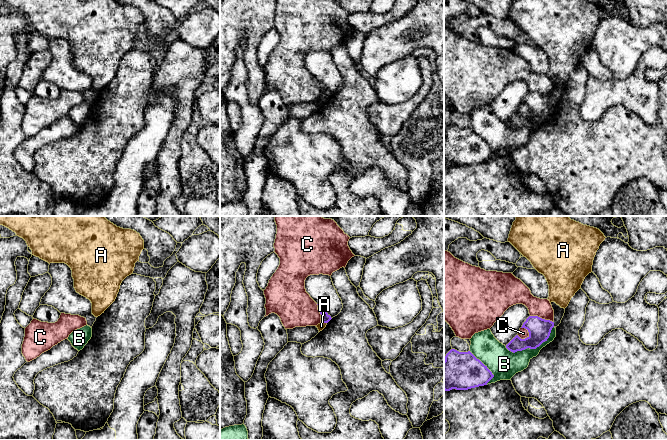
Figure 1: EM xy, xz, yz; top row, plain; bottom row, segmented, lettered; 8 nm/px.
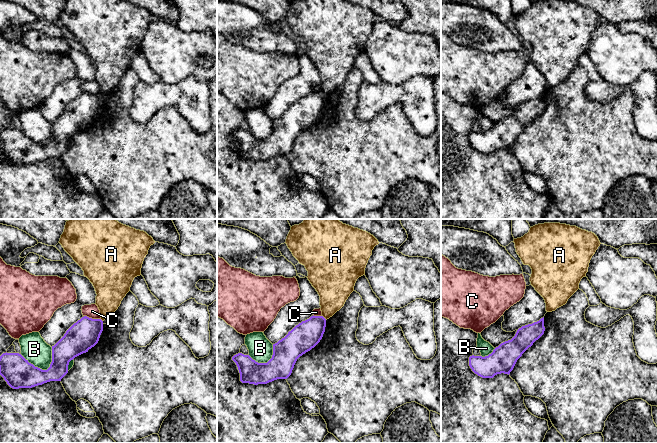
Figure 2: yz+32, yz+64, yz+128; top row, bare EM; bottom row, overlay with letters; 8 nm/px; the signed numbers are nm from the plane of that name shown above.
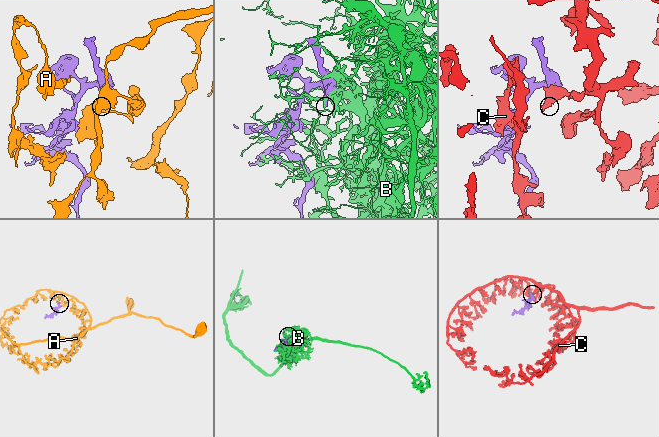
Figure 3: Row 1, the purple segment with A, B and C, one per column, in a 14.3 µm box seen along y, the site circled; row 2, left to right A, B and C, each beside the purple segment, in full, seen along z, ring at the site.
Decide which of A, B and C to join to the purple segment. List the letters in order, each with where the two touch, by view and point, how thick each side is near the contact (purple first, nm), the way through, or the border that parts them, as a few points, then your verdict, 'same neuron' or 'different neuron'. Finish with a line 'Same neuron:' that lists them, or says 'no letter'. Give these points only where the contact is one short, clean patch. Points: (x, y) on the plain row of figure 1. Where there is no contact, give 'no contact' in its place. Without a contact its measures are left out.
A: xz (324, 98) | 80/60 nm | along xz (321, 97), (326, 99) | different neuron
B: yz (532, 124) | 180/220 nm | different neuron
C: yz (525, 114) | 180/90 nm | along yz (529, 108), (524, 114), (520, 114), (517, 111) | different neuron
Same neuron: no letter

